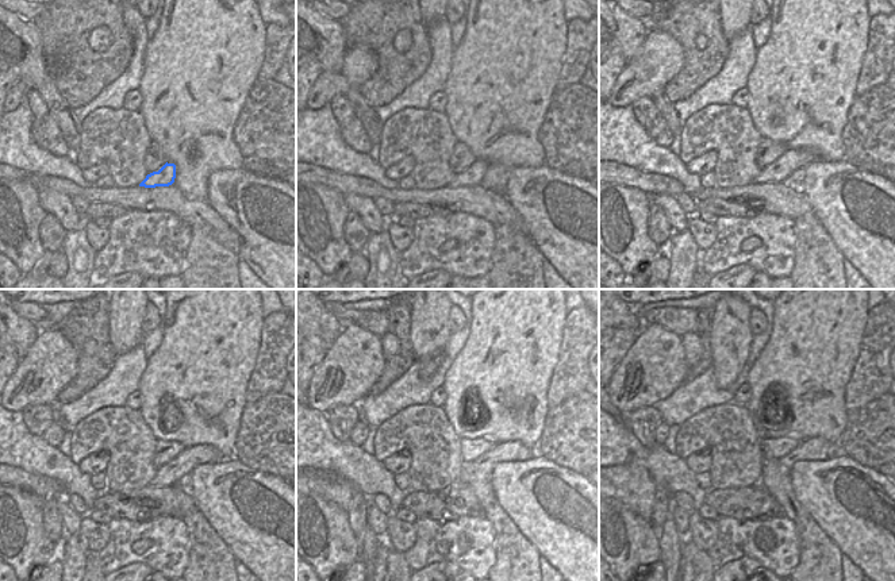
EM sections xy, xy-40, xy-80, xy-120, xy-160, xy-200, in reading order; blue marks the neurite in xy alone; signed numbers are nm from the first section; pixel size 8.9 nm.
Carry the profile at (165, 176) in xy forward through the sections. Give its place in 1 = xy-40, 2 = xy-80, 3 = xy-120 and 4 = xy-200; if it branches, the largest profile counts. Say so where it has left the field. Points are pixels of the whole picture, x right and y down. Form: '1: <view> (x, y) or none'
1: xy-40 (472, 176)
2: xy-80 (780, 169)
3: xy-120 (172, 473)
4: xy-200 (817, 449)

